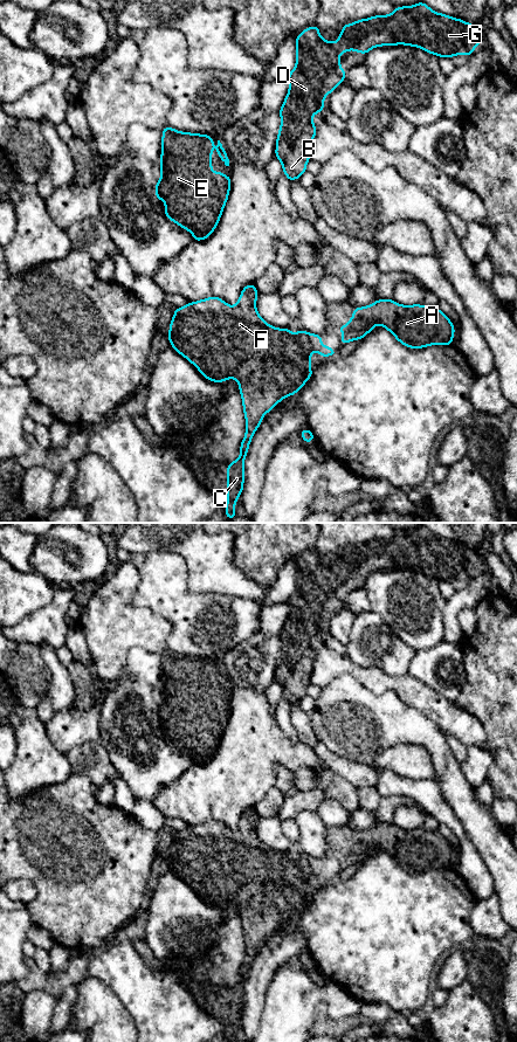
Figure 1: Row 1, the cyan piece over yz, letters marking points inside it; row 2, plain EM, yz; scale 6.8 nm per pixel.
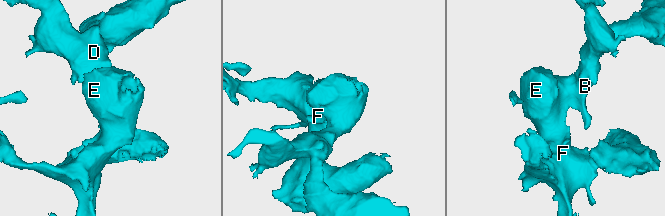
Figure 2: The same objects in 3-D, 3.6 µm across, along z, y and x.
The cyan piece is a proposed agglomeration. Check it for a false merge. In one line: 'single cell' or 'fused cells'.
single cell

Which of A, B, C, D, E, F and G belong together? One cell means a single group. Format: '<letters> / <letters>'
A B C D E F G

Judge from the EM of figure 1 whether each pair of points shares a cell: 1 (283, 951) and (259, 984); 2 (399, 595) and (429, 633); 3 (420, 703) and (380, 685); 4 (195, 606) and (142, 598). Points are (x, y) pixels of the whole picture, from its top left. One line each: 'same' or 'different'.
1: same
2: same
3: same
4: same

